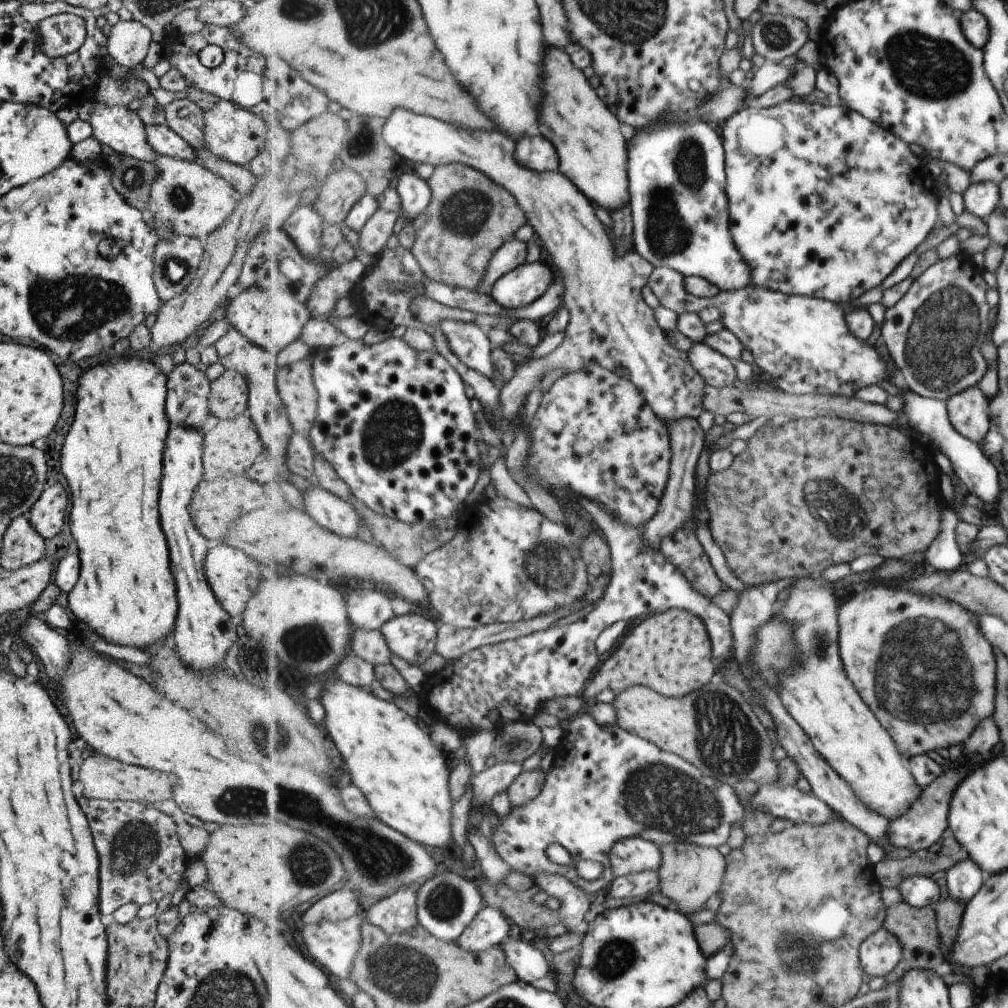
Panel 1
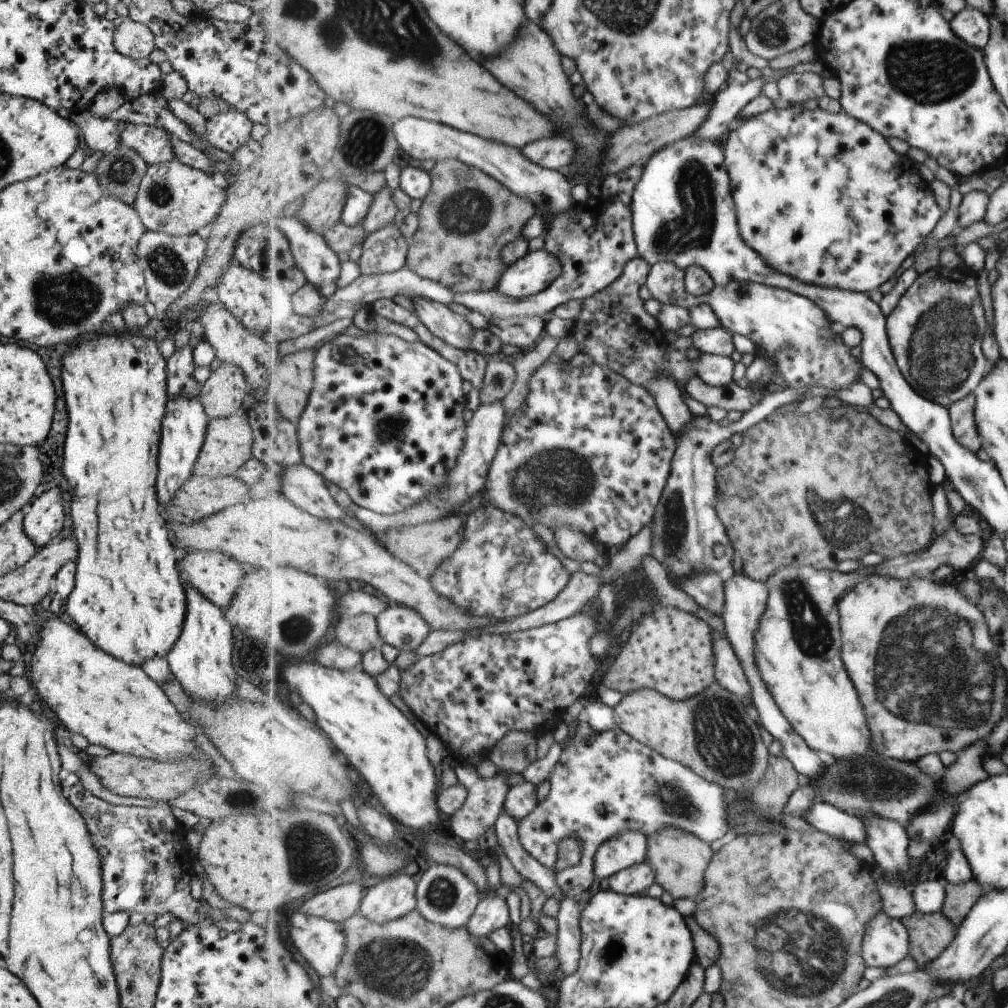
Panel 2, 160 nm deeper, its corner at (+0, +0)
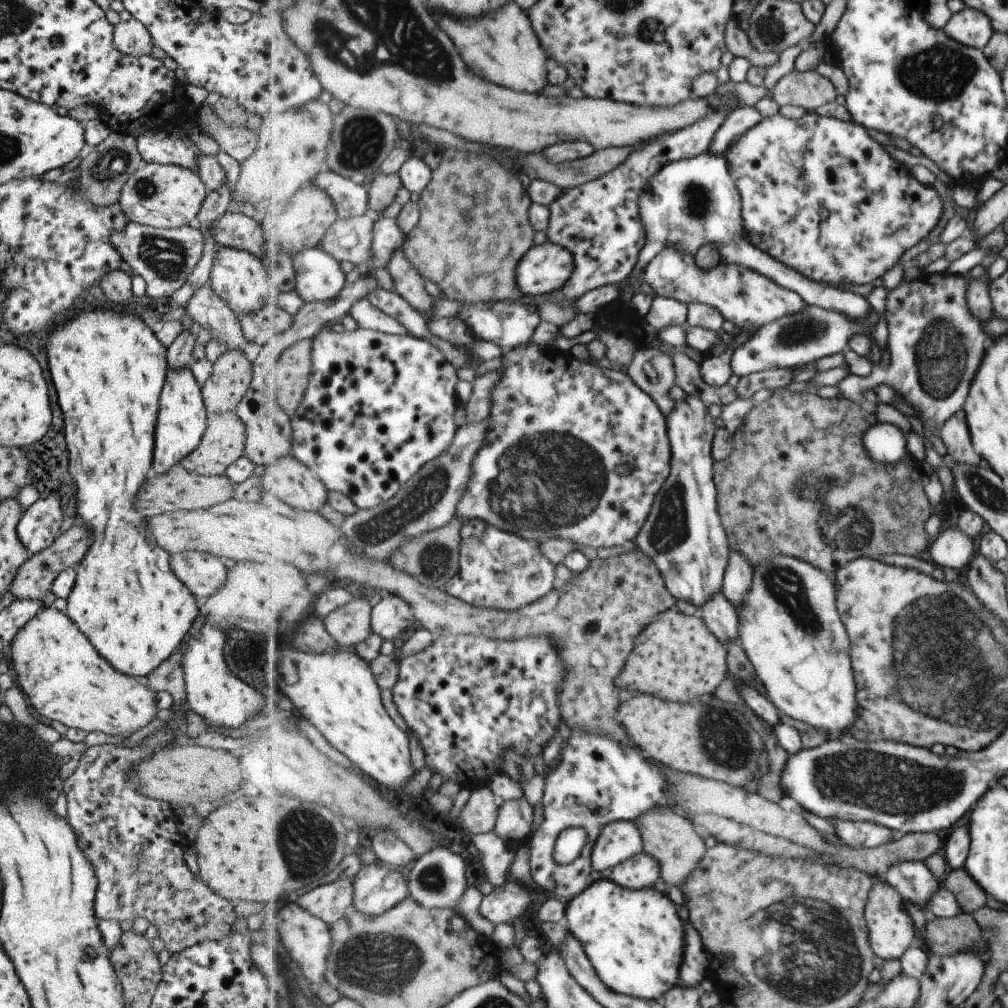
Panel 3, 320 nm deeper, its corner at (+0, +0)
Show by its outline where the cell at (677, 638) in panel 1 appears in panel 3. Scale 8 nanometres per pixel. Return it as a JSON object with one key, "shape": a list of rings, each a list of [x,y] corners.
{"shape":[[[676,608],[666,610],[660,617],[650,624],[639,638],[636,639],[635,650],[627,659],[624,670],[616,679],[619,689],[655,695],[667,701],[688,703],[693,698],[711,696],[721,686],[721,682],[729,674],[729,662],[727,662],[727,647],[723,644],[714,631],[706,625],[706,622],[695,616],[685,615]]]}

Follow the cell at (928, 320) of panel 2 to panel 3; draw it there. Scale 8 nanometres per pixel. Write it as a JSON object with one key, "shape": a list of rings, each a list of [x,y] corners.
{"shape":[[[947,272],[917,276],[912,281],[902,280],[897,287],[887,291],[884,318],[889,332],[887,347],[891,361],[887,370],[873,369],[870,376],[872,384],[887,384],[912,407],[916,407],[925,438],[942,457],[946,457],[946,448],[940,438],[941,426],[965,404],[969,382],[985,350],[985,334],[981,332],[977,320],[973,320],[963,292],[966,292],[965,282],[949,276]]]}

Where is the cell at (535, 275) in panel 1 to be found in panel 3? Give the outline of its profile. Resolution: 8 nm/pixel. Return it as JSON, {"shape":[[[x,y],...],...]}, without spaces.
{"shape":[[[547,241],[522,258],[517,270],[519,288],[524,295],[543,297],[557,293],[573,276],[574,255],[562,244]]]}

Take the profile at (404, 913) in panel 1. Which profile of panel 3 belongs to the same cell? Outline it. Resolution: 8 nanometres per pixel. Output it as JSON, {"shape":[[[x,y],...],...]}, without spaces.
{"shape":[[[380,861],[362,865],[352,879],[354,883],[354,910],[377,916],[409,897],[408,879],[398,868]]]}

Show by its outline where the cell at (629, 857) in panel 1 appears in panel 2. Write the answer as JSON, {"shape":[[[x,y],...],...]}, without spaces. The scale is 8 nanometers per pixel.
{"shape":[[[640,830],[617,833],[603,843],[595,857],[595,874],[605,883],[620,870],[638,865],[648,858],[647,836]]]}

